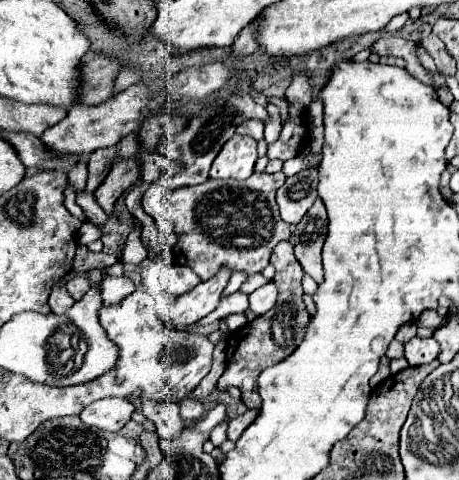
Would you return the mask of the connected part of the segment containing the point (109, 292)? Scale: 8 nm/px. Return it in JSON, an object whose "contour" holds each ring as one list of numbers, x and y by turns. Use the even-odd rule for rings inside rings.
{"contour":[[108,276,104,282,104,304,118,304,118,300,122,300,124,296,128,296,132,292,134,292,134,284,130,278]]}

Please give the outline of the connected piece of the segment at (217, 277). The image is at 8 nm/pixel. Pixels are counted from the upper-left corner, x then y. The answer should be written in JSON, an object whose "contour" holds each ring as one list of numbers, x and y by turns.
{"contour":[[224,266,210,280,204,280,190,292,178,296,174,306,174,318,168,318,166,324,170,328,184,330,190,324,198,322,200,318,204,318,206,314,210,314,212,310,216,310,230,276,232,276,232,270]]}

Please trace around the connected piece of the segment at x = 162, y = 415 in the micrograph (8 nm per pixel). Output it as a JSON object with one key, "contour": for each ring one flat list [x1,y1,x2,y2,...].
{"contour":[[142,402,142,414,156,424,158,434,164,440,180,436,182,430,186,428,184,420,178,414,178,404,150,404,150,402]]}

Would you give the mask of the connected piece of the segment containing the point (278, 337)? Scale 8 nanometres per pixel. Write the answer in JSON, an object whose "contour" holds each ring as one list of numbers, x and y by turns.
{"contour":[[288,240,280,242,272,252,270,264,276,268,274,284,278,288,278,302,266,314,258,316,254,322,238,328,236,332,232,332,228,336,228,340,226,340,226,368,218,380,220,392,226,392,230,386,236,386,242,392,242,402,246,404,246,408,260,408,260,394,256,388,256,380,258,380,260,372,264,368,274,366,276,362,288,358,296,350,296,346,304,340,306,328,310,324,310,314,308,314,306,304,302,300,302,296,304,296,304,290,302,290,304,270,294,256,294,246]]}

